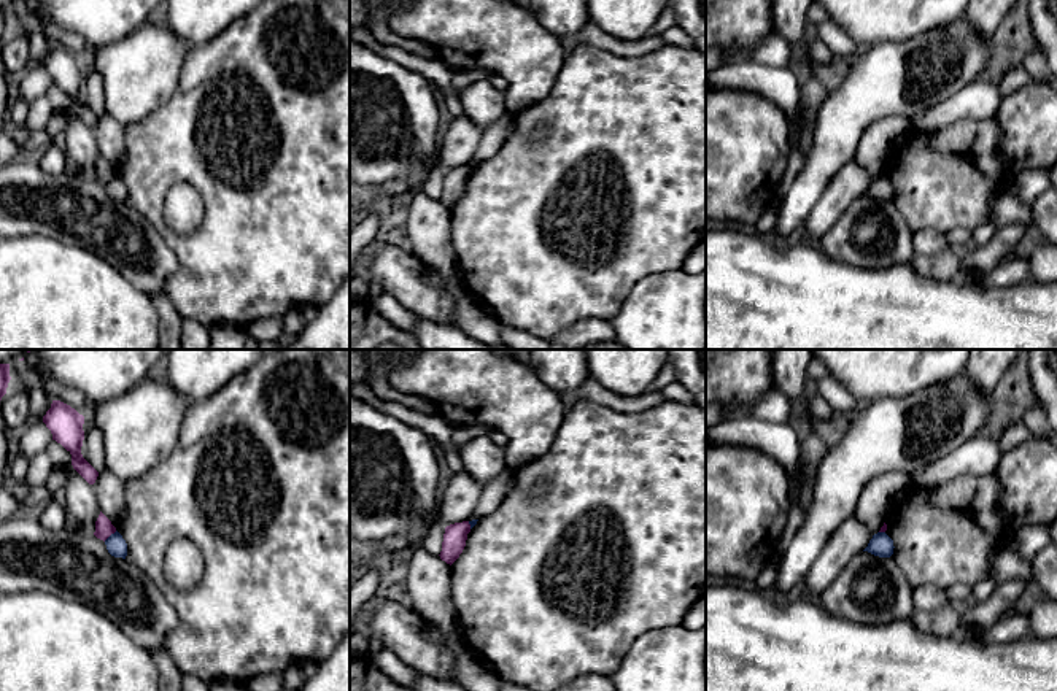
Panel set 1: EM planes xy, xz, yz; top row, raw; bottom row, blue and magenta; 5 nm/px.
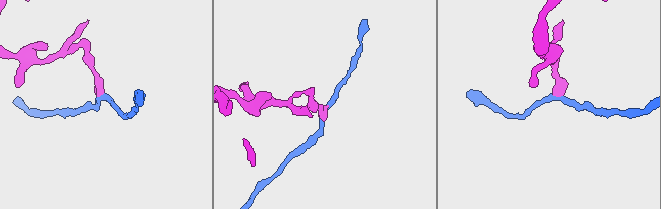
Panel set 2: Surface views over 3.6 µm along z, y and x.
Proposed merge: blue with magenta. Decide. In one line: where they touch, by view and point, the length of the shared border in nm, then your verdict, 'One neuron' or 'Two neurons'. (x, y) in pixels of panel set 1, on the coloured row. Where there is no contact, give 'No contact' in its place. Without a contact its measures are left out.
Touches blue at xy (112, 534). Shared border 90 nm. Two neurons

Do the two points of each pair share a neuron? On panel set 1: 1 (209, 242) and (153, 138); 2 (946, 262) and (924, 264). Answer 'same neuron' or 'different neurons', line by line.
1: same neuron
2: same neuron

